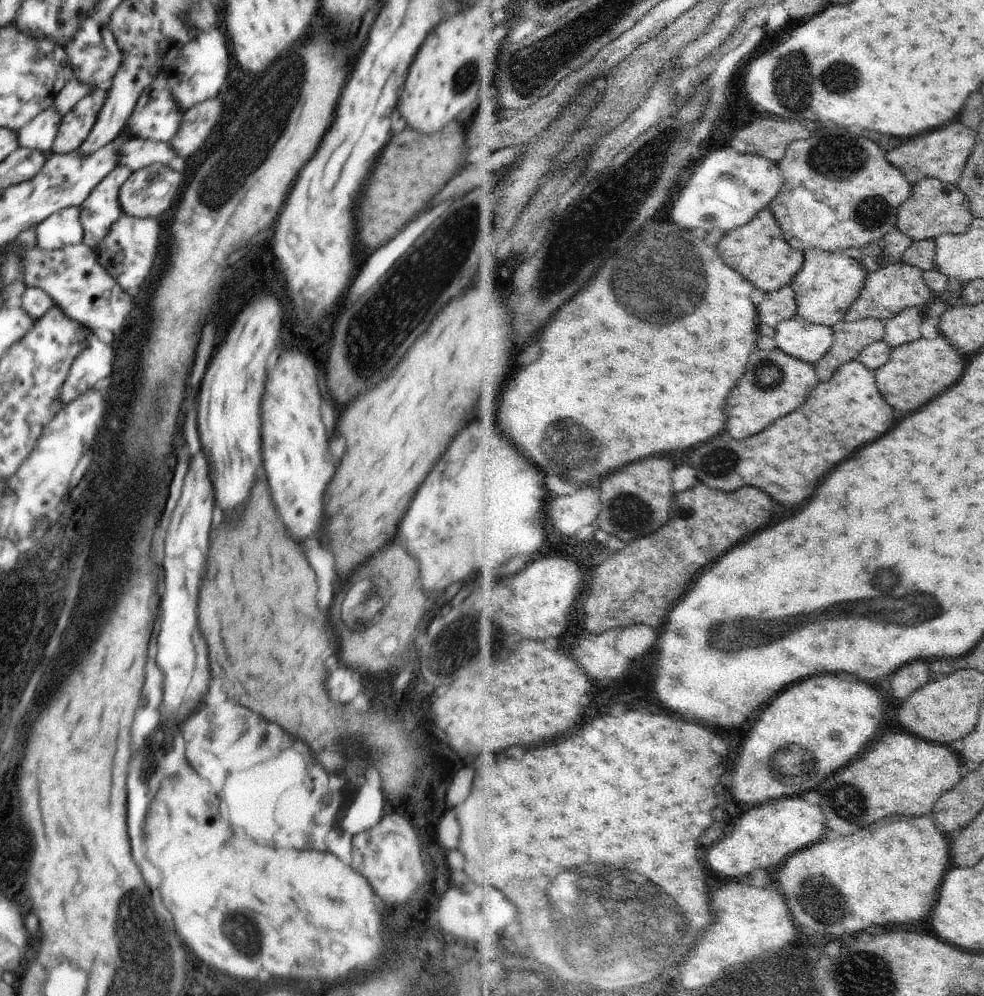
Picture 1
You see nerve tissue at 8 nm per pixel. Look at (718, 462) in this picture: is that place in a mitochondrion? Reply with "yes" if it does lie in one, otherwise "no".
yes

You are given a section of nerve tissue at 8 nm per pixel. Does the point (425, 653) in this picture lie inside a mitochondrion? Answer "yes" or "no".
yes

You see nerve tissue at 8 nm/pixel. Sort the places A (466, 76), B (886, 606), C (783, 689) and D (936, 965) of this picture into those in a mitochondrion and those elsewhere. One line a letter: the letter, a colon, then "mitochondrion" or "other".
A: mitochondrion
B: mitochondrion
C: other
D: other

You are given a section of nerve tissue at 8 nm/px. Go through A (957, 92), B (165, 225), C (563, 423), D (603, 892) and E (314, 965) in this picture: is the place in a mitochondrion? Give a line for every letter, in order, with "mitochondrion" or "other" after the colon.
A: other
B: other
C: mitochondrion
D: mitochondrion
E: mitochondrion

